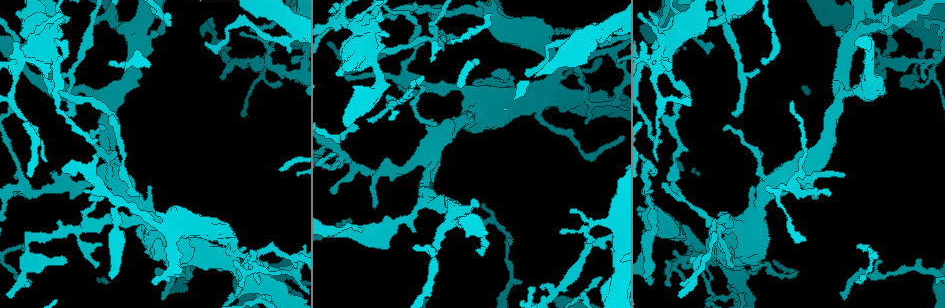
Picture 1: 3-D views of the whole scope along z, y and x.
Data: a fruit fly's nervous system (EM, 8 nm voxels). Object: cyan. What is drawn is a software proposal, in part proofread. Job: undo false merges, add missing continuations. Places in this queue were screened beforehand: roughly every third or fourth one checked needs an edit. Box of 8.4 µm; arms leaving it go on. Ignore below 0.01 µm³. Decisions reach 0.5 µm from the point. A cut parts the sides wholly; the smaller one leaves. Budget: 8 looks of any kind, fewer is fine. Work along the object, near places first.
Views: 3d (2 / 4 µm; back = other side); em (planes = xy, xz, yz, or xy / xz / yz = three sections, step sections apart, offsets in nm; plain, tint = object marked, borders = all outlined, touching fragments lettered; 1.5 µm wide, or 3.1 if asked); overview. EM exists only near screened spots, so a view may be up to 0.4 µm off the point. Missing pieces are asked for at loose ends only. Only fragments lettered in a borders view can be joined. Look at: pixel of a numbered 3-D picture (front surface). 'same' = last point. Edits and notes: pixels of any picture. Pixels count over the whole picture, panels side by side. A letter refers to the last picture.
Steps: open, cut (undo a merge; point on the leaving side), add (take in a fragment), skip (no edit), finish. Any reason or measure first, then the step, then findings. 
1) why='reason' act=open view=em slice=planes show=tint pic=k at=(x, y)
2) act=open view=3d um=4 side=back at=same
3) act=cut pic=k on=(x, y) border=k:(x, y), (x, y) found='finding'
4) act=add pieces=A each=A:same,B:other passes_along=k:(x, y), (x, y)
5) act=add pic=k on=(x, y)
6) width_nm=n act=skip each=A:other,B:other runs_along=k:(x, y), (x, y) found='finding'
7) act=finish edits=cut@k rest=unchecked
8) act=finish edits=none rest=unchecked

why='tapers out' act=open view=em slice=planes show=borders pic=1 at=(691, 259)

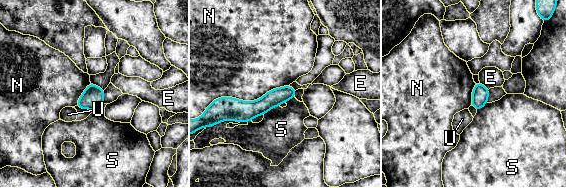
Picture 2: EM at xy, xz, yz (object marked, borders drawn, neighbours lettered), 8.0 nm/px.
act=skip each=E:other,N:other,S:other,U:other border=2:(289, 85), (251, 101), (217, 99) found='no lettered fragment goes on from it'

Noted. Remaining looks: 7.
why='an open end' act=open view=3d um=2 pic=1 at=(661, 142)

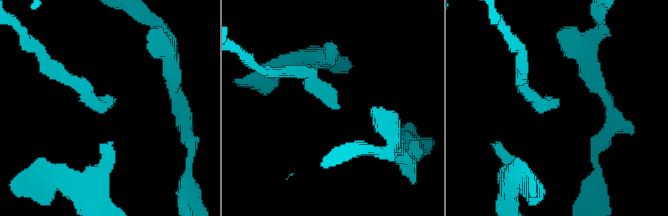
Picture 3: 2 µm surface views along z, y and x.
act=open view=em slice=planes show=borders pic=3 at=(559, 102)

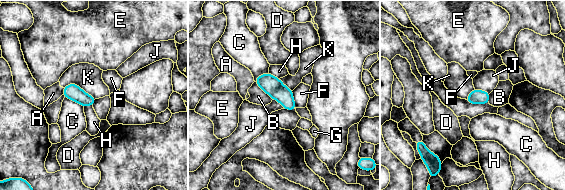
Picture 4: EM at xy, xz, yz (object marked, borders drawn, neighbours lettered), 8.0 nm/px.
act=skip each=A:other,B:other,C:other,D:other,E:other,F:other,G:other,H:other,J:other,K:other border=4:(254, 81), (272, 99) found='no lettered fragment goes on from it'

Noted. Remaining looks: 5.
why='abrupt turn' act=open view=3d um=4 pic=1 at=(373, 46)

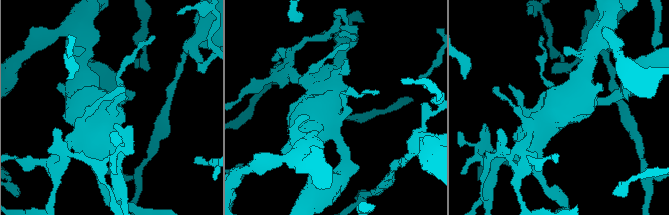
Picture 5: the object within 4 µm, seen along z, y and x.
why='need the tissue' act=open view=em slice=yz step=4 show=tint pic=5 at=(112, 100)

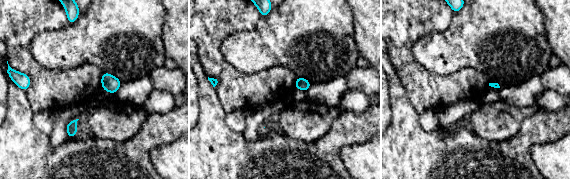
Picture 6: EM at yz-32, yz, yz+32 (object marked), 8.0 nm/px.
why='cut it another way' act=open view=em slice=planes show=borders at=same

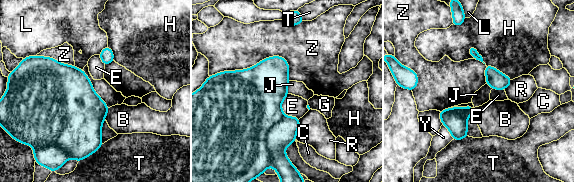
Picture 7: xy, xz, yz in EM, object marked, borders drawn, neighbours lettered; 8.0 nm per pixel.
act=cut pic=7 on=(282, 134) each=B:other,C:other,E:other,G:other,H:other,J:other,L:other,R:other,T:other,Y:other,Z:other border=7:(284, 115), (268, 131), (267, 146) found='two neurons meet here'

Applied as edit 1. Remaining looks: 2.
act=finish edits=cut@7 rest=unchecked

